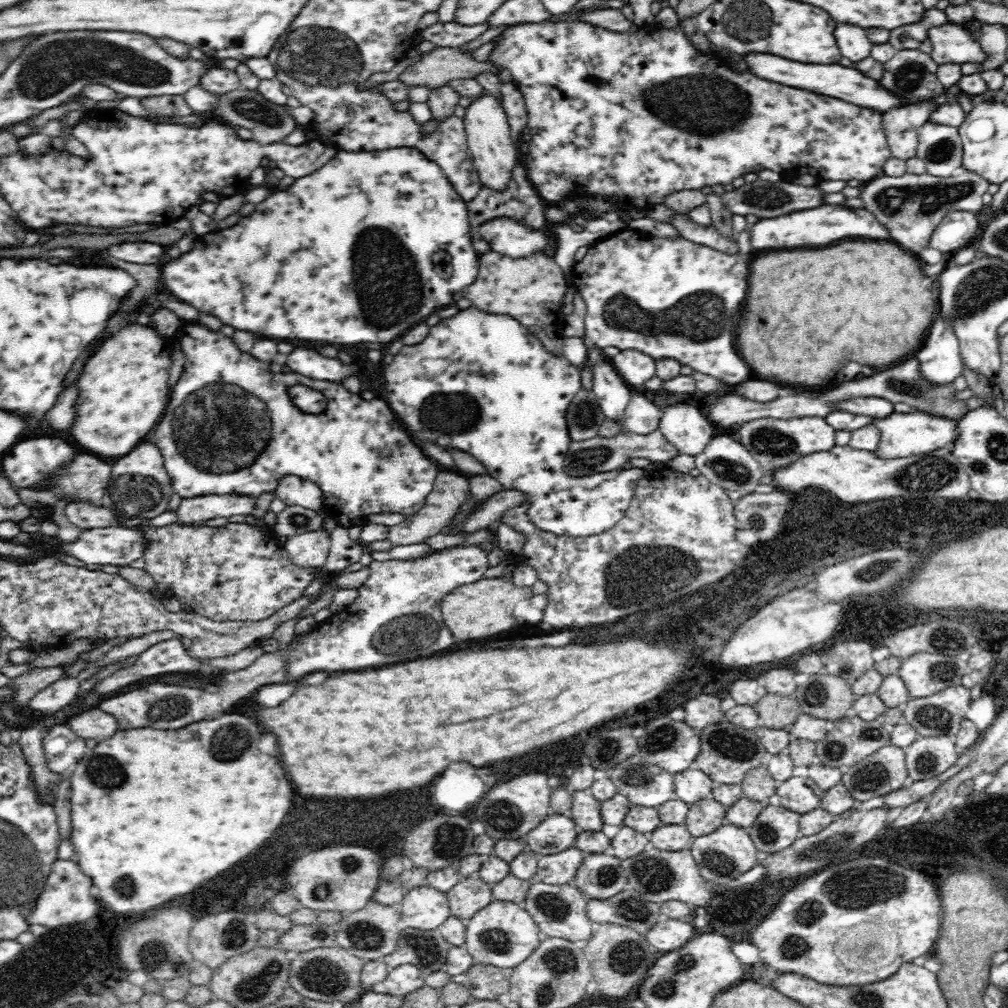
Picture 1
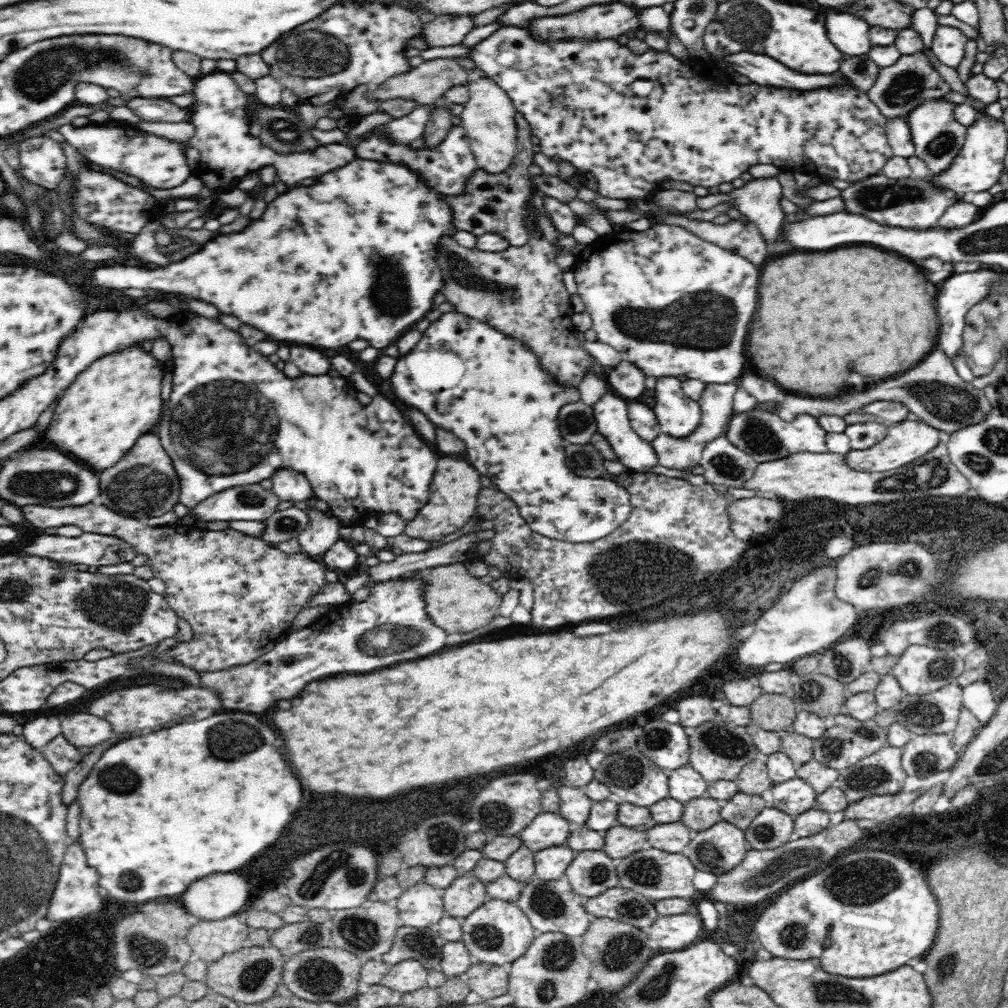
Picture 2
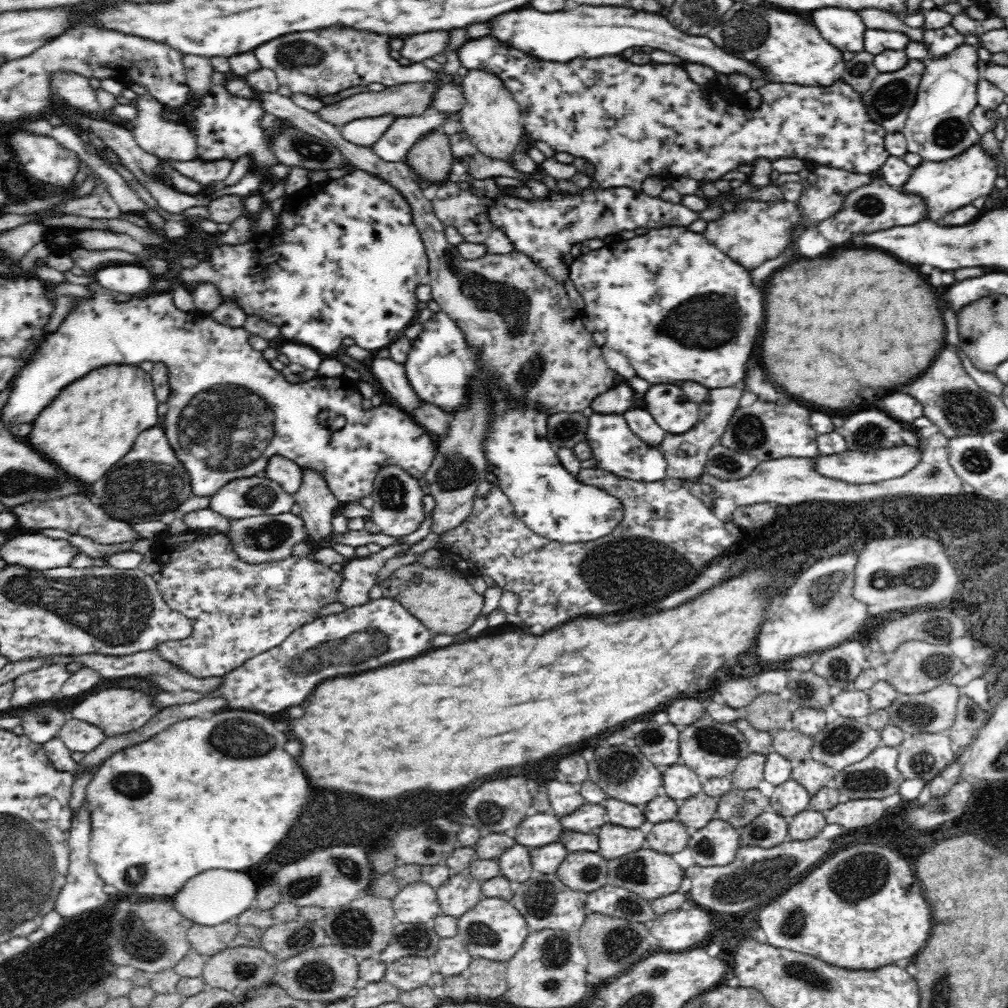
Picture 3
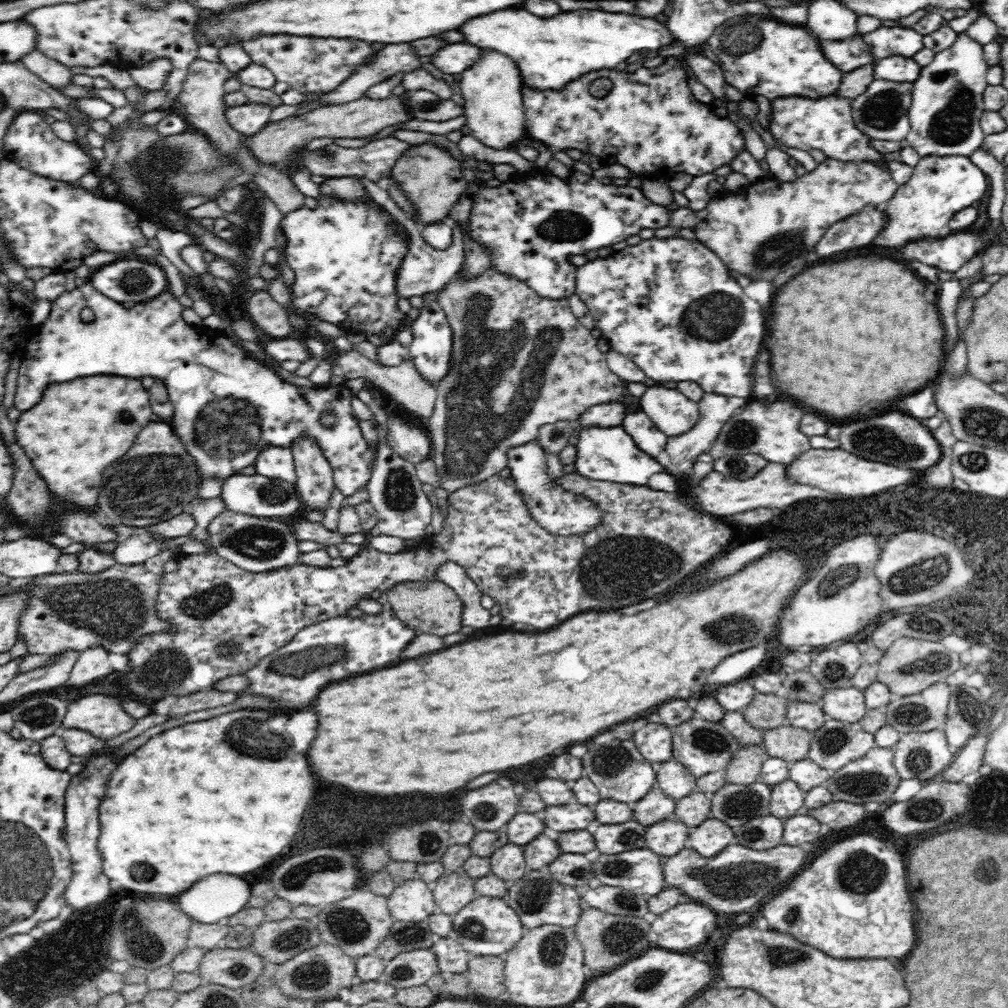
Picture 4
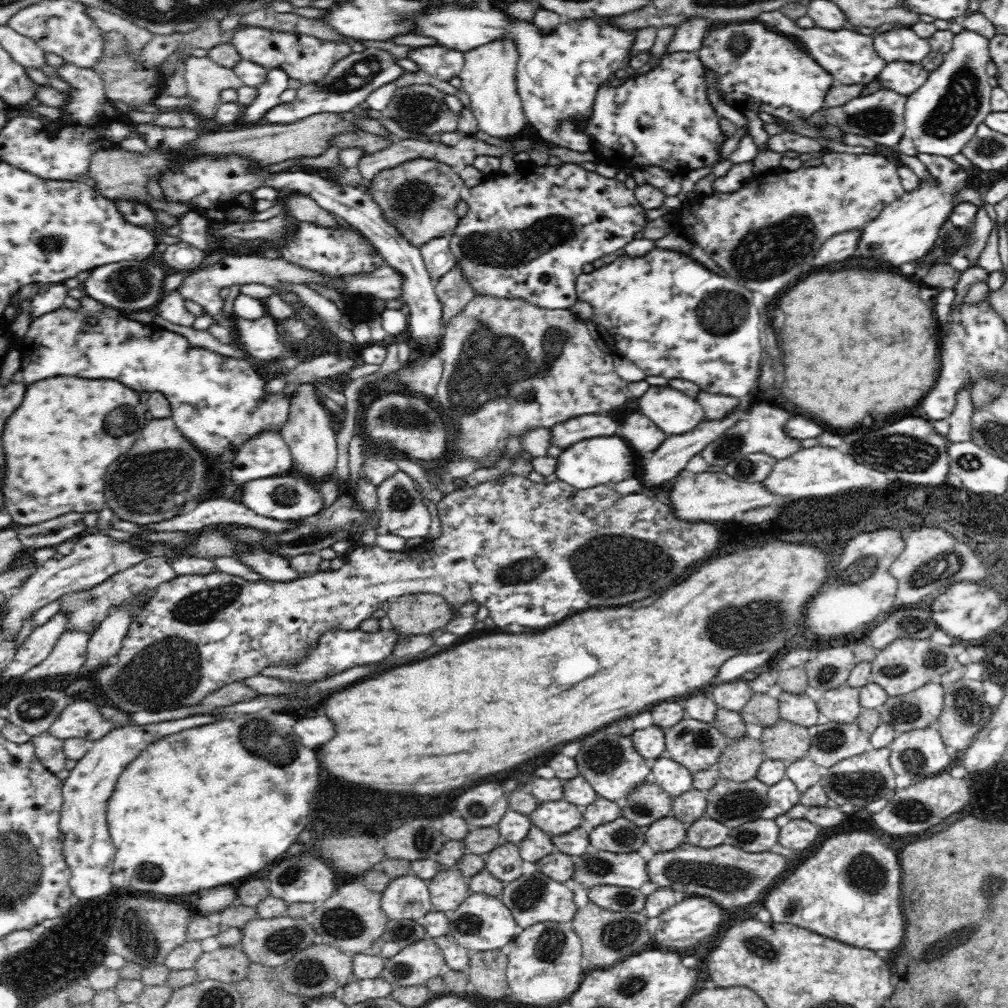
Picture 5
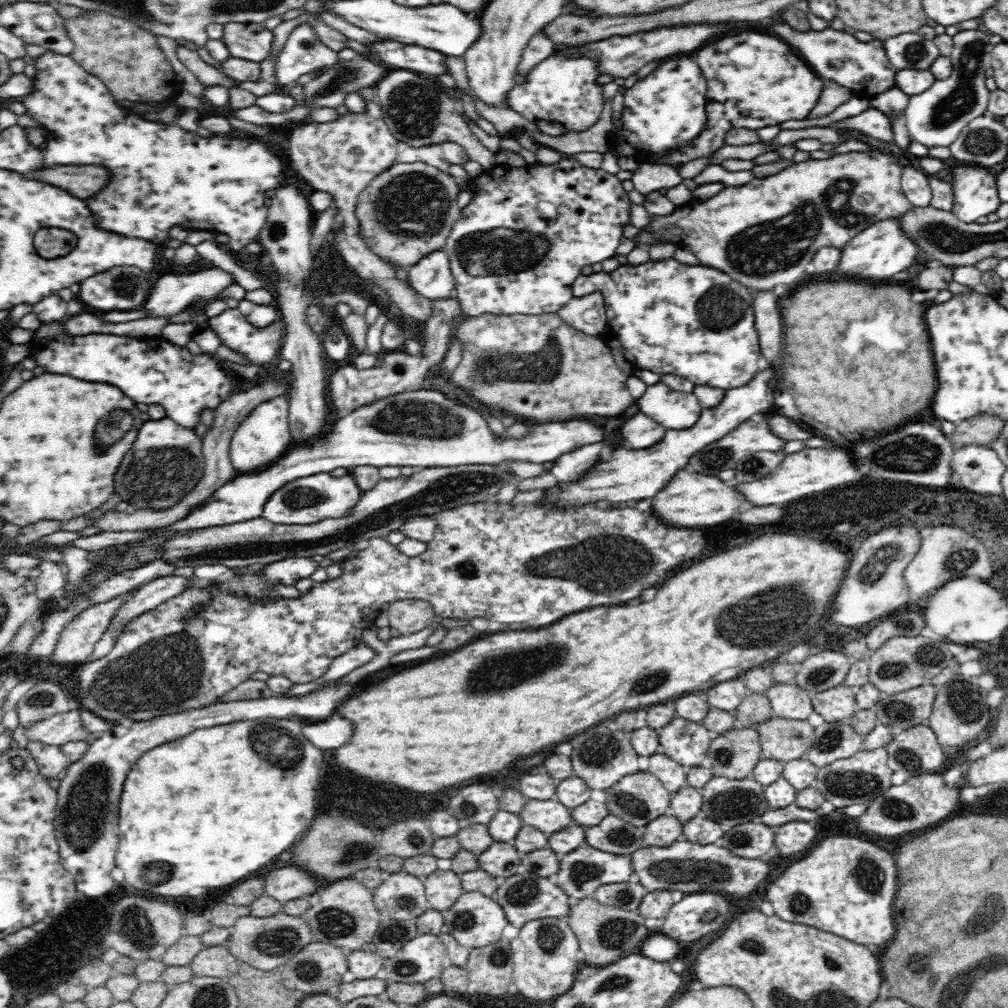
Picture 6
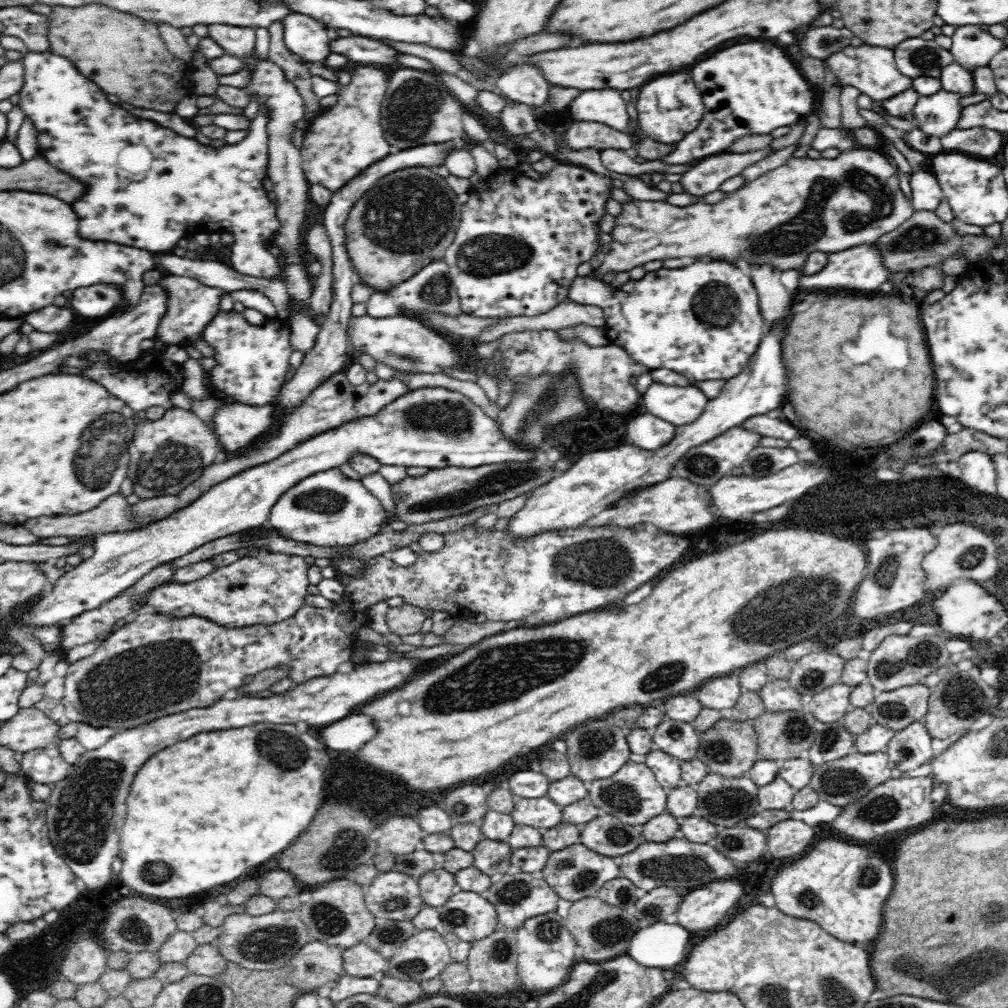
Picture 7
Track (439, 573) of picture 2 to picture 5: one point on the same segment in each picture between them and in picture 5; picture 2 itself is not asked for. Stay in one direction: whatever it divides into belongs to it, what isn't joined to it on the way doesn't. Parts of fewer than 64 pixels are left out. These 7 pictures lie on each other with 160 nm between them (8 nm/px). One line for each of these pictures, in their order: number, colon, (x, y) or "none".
3: (446, 604)
4: (432, 607)
5: (413, 614)

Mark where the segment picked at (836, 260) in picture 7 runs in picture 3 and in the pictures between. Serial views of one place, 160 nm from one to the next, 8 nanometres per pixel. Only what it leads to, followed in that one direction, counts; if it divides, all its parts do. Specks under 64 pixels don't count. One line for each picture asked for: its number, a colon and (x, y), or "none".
3: (945, 186)
4: (922, 208)
5: (904, 231)
6: (882, 250)

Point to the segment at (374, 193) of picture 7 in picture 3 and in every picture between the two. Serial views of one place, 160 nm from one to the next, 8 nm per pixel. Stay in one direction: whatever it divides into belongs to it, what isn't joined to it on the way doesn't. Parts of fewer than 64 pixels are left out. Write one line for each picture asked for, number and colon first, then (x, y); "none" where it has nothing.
3: (430, 159)
4: (433, 182)
5: (418, 197)
6: (408, 211)

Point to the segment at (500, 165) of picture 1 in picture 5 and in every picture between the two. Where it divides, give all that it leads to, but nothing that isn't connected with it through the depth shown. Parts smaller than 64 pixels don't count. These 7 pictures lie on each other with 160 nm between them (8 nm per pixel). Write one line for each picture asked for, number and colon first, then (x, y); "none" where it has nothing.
2: (489, 117)
3: (491, 117)
4: (492, 87)
5: (489, 74)

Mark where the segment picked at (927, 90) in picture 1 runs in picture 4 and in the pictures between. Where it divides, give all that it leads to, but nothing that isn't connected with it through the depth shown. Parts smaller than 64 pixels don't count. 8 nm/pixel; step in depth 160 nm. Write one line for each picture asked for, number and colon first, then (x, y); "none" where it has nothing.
2: (897, 90)
3: (887, 101)
4: (881, 112)

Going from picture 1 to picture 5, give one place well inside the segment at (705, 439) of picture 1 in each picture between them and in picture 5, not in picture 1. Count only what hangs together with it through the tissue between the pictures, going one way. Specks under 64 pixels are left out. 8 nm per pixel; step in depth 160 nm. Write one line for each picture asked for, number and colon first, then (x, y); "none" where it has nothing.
2: (678, 416)
3: (669, 406)
4: (671, 412)
5: (674, 413)

